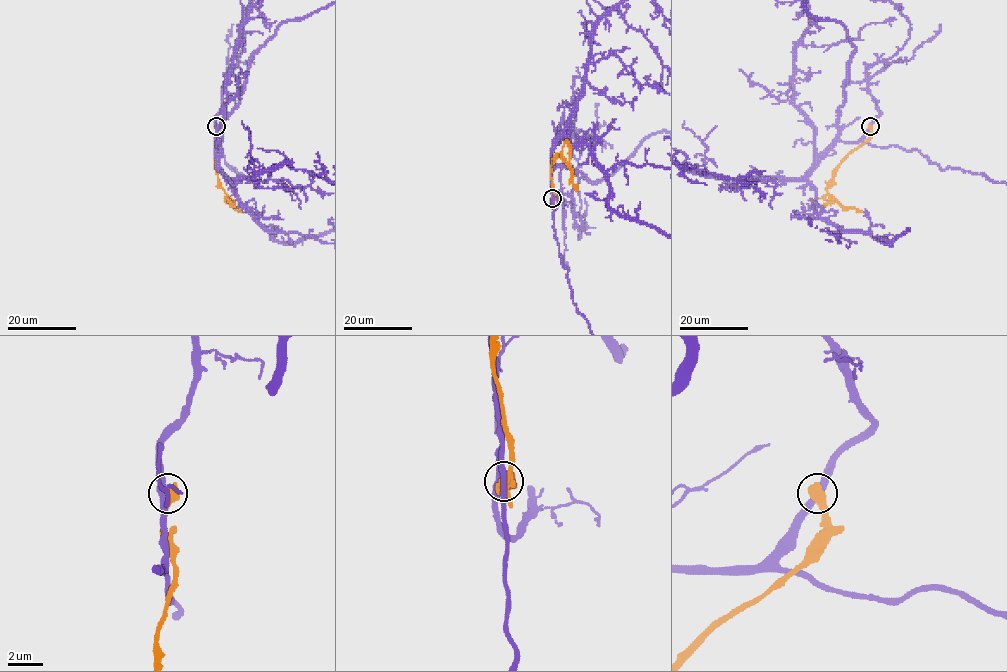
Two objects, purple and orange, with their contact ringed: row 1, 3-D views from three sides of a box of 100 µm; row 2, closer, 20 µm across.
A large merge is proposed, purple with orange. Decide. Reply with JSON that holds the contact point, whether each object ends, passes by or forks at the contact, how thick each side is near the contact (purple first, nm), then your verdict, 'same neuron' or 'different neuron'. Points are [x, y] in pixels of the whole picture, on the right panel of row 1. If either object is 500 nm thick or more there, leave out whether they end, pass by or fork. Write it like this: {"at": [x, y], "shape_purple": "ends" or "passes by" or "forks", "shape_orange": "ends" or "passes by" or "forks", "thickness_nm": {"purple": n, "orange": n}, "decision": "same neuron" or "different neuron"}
{"at": [870, 126], "thickness_nm": {"purple": 380, "orange": 650}, "decision": "different neuron"}

